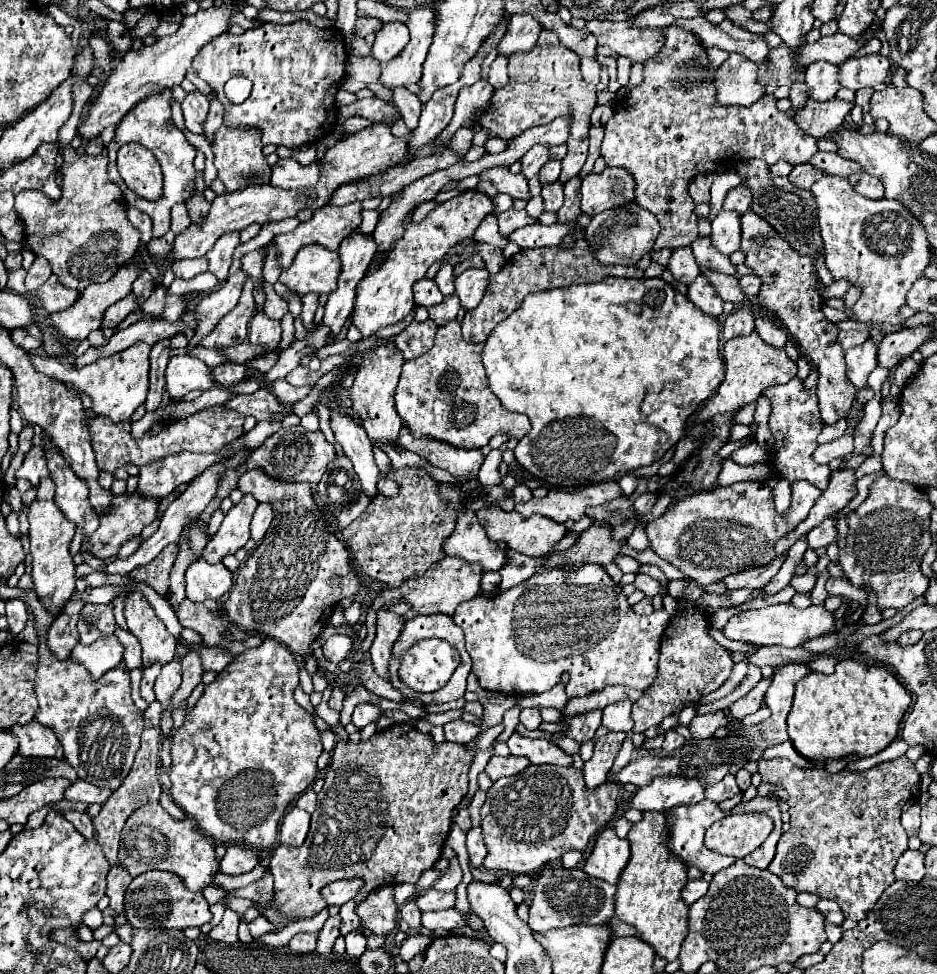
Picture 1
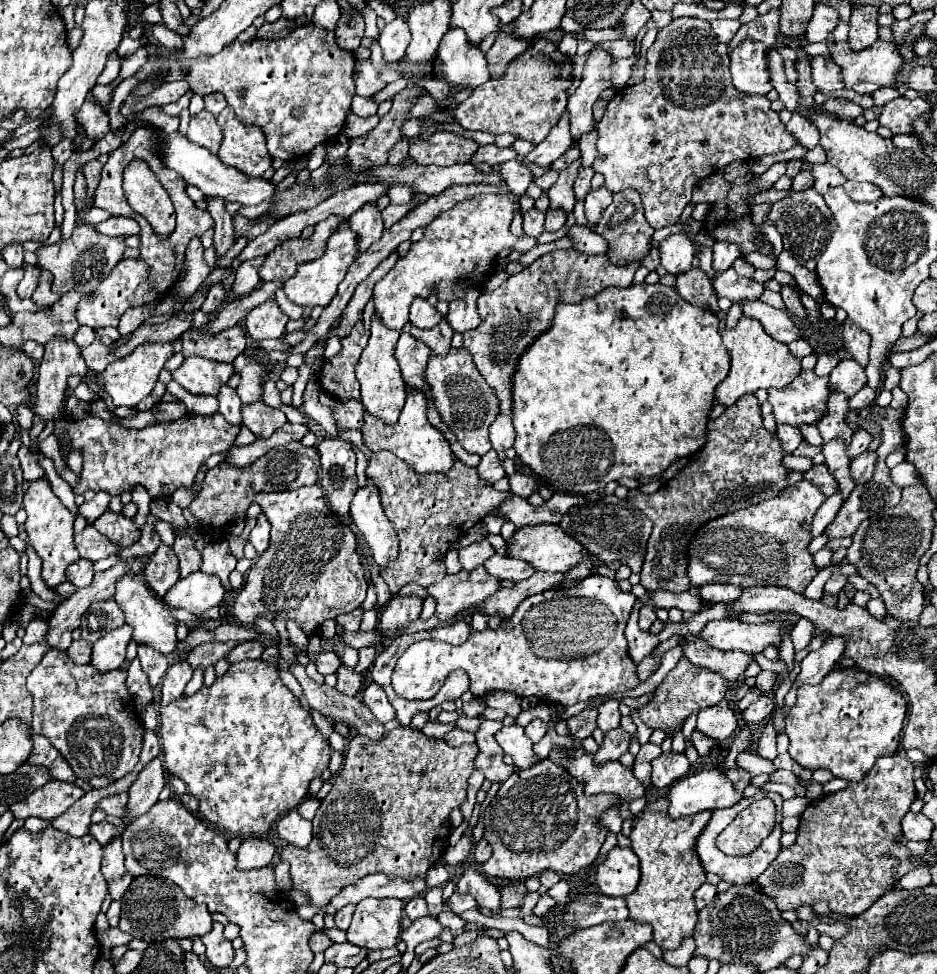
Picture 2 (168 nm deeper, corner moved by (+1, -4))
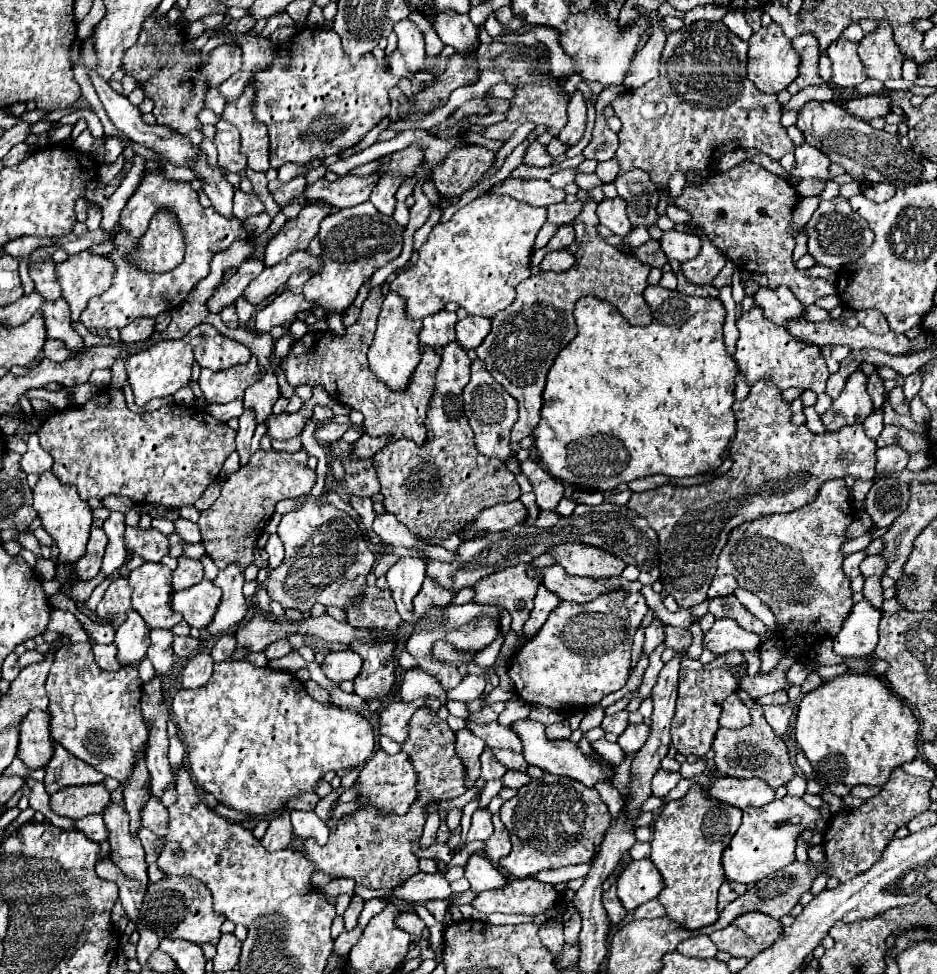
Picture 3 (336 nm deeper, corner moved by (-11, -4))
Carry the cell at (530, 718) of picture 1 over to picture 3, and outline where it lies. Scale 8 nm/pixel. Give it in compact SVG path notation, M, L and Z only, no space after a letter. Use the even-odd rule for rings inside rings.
M564 719L564 721L560 721L560 723L556 723L556 725L548 725L546 727L546 737L548 739L568 739L570 737L570 723Z

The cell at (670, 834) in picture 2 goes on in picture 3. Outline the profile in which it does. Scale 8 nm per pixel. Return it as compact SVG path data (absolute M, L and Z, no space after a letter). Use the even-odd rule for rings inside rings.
M694 783L686 797L664 805L652 827L652 863L664 877L666 887L660 893L668 917L686 929L700 929L718 919L718 887L726 881L722 853L742 823L742 811L706 795L700 783Z

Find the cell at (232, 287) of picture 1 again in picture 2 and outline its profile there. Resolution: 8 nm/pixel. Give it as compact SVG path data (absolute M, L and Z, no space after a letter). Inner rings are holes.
M256 257L256 259L240 263L240 267L236 269L236 279L232 283L232 295L236 299L240 299L244 295L250 295L260 285L258 269L260 269L262 263L264 263L264 257Z

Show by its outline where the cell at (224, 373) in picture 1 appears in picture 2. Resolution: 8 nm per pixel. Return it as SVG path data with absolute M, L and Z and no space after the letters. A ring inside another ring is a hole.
M226 385L224 389L220 389L218 393L218 411L228 419L228 423L234 423L234 425L240 425L242 423L242 415L240 415L240 407L242 407L242 401L236 393L234 387Z

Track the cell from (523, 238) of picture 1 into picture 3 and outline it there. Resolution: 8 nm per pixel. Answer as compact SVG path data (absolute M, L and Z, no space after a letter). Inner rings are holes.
M488 193L478 197L476 201L462 207L448 223L440 223L432 229L428 241L418 251L418 263L408 271L400 273L390 291L406 297L406 315L410 319L424 319L442 311L446 303L456 301L470 315L480 315L492 319L496 313L504 311L516 299L516 285L530 277L530 259L534 253L534 239L540 227L546 223L546 207L532 207L528 203L520 203L506 195Z

